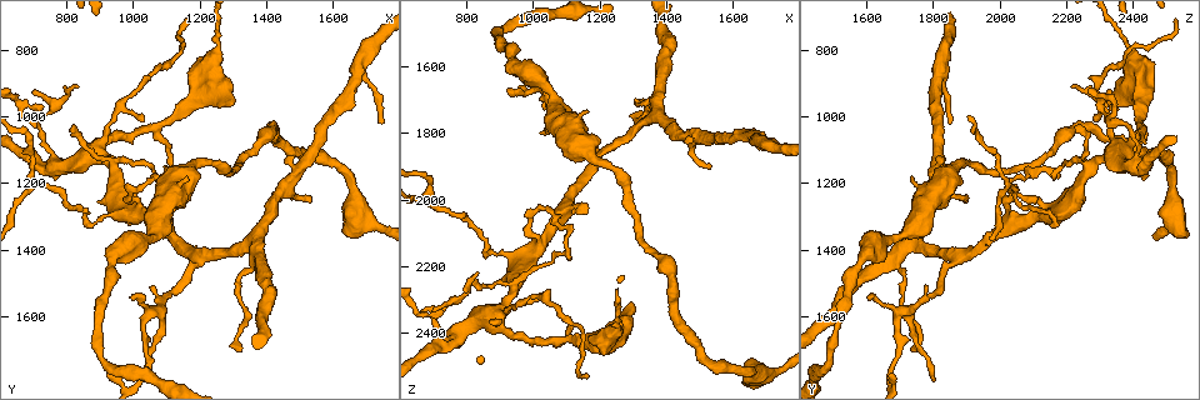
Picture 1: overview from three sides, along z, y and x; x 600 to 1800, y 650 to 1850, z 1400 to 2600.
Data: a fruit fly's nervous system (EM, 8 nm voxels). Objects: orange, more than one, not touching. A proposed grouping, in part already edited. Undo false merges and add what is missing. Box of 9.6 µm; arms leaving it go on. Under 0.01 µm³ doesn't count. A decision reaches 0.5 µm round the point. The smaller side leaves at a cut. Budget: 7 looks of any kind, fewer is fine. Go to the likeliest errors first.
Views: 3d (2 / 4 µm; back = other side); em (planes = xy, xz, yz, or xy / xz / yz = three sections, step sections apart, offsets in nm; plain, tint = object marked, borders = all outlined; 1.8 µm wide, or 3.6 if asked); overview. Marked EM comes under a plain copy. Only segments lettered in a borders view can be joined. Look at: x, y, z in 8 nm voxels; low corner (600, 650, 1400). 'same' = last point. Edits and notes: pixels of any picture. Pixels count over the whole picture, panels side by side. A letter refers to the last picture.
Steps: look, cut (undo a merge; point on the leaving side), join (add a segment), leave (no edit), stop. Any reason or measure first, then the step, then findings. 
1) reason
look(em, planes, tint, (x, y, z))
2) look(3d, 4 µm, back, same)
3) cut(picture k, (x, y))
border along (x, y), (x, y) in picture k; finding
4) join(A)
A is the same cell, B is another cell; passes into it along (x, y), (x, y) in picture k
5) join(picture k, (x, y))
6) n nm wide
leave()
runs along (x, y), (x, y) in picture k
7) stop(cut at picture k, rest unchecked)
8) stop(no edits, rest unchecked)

sharp bend
look(3d, 2 µm, (1100, 1160, 2120))

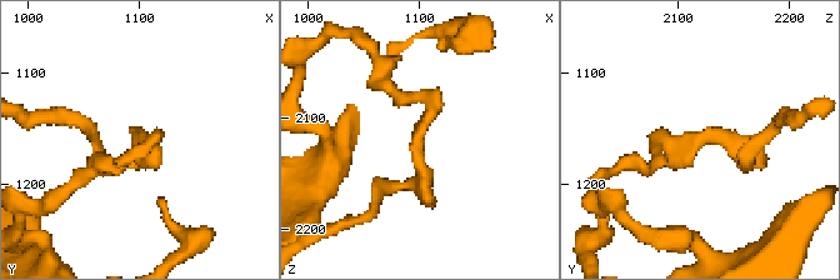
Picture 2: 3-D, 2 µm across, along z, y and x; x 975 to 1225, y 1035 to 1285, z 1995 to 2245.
look(em, planes, tint, (1096, 1168, 2116))

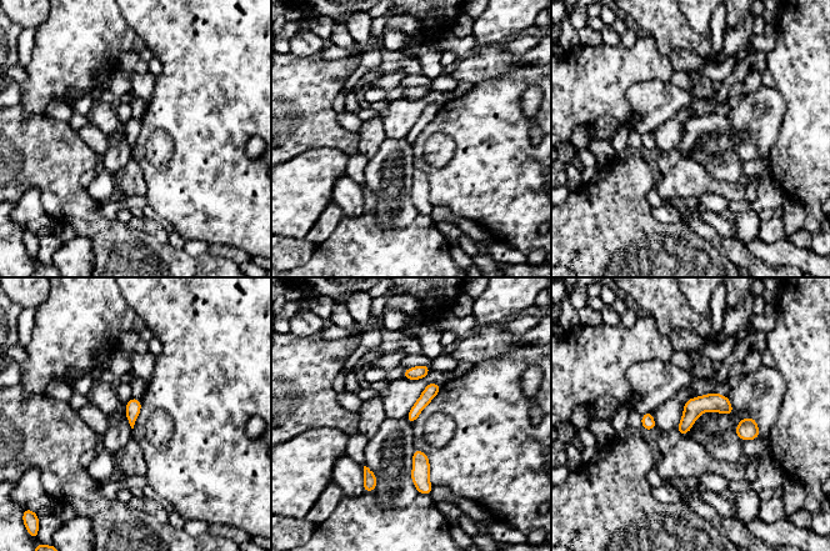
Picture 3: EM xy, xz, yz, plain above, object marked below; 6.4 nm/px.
see the neighbours
look(em, planes, borders, same)

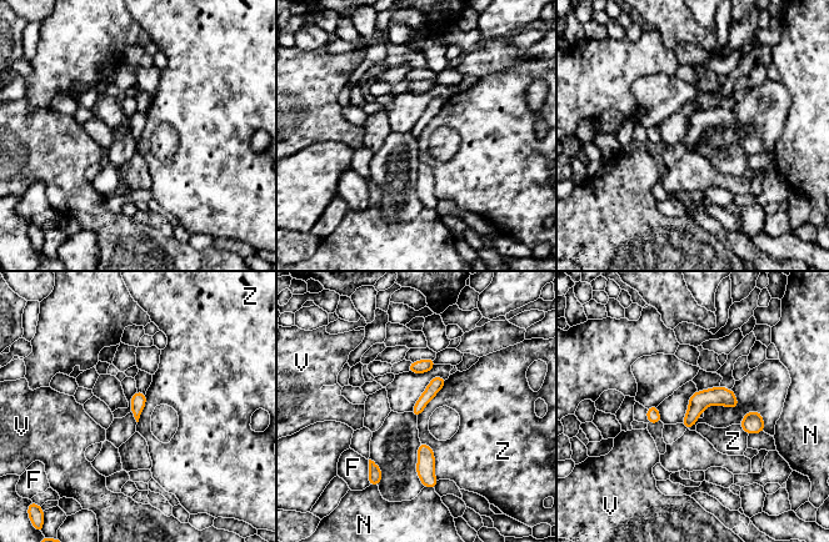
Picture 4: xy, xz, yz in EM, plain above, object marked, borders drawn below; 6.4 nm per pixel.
leave()
F, N, V and Z are other cells; border along (420, 441), (433, 451), (438, 480) in picture 4; all the same cell

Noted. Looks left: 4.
three arms meet
look(3d, 4 µm, (1670, 880, 1820))

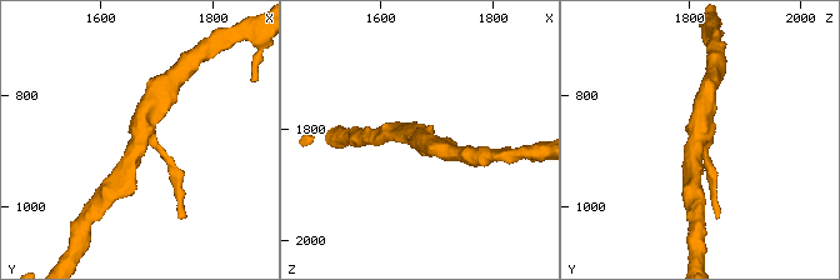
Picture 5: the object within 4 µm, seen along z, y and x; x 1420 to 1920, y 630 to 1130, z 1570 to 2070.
look(em, xy, step 16, tint, (1665, 875, 1820))

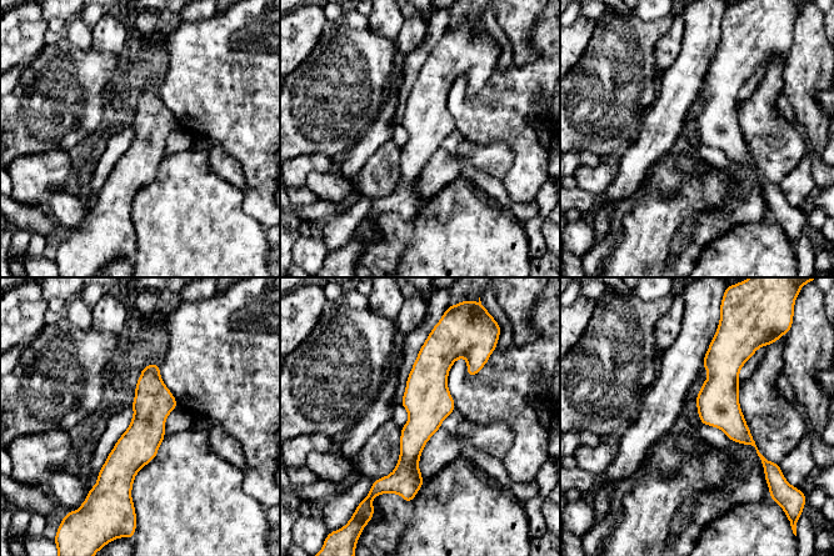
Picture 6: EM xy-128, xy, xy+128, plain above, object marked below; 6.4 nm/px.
cut it another way
look(em, planes, borders, same)

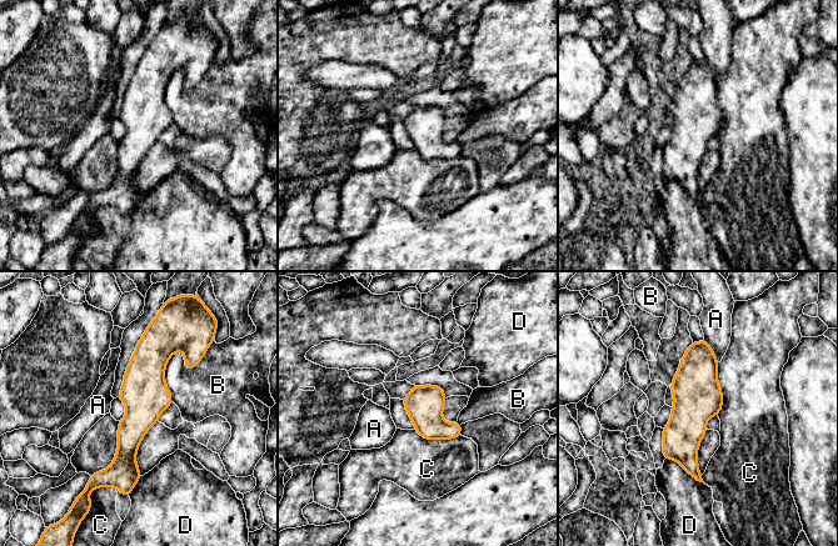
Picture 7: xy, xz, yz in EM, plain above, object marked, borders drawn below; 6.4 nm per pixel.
leave()
A, B, C and D are other cells; runs along (151, 337), (124, 485) in picture 7; all the same cell

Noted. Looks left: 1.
stop(no edits, rest unchecked)

